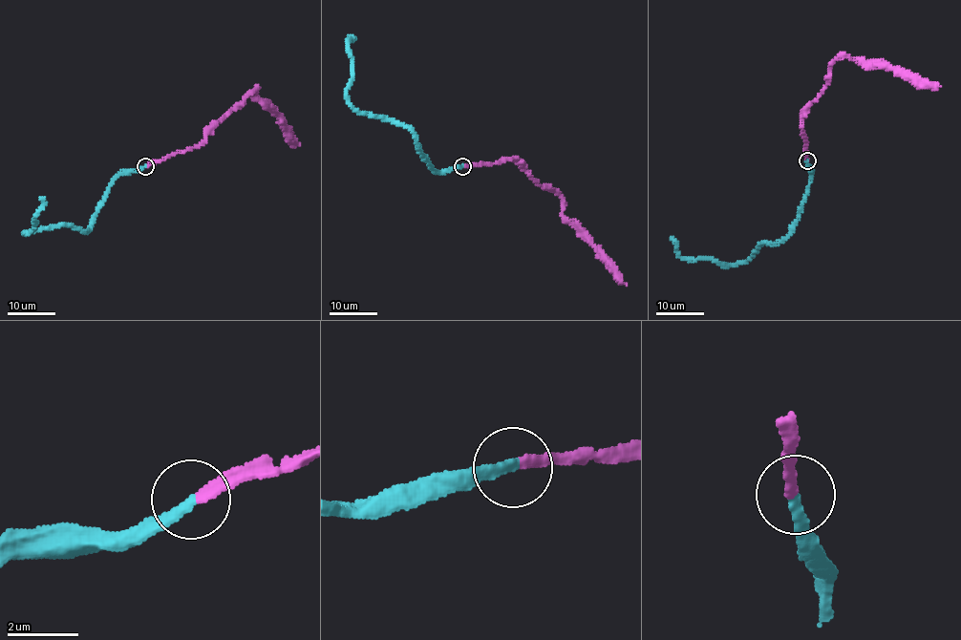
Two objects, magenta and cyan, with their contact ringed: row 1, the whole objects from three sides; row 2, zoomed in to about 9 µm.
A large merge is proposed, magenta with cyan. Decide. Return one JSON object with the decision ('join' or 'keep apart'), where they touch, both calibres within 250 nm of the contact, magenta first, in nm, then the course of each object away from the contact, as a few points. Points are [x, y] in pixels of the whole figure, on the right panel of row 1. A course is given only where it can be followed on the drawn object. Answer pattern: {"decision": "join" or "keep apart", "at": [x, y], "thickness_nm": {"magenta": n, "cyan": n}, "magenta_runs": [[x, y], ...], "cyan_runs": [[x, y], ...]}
{"decision": "join", "at": [807, 160], "thickness_nm": {"magenta": 300, "cyan": 320}, "magenta_runs": [[807, 160], [801, 114], [825, 87], [831, 63], [837, 57], [858, 61], [875, 59], [912, 77], [940, 85]], "cyan_runs": [[807, 161], [810, 181], [800, 213], [779, 242], [763, 244], [745, 261], [735, 264], [682, 257], [672, 237]]}

